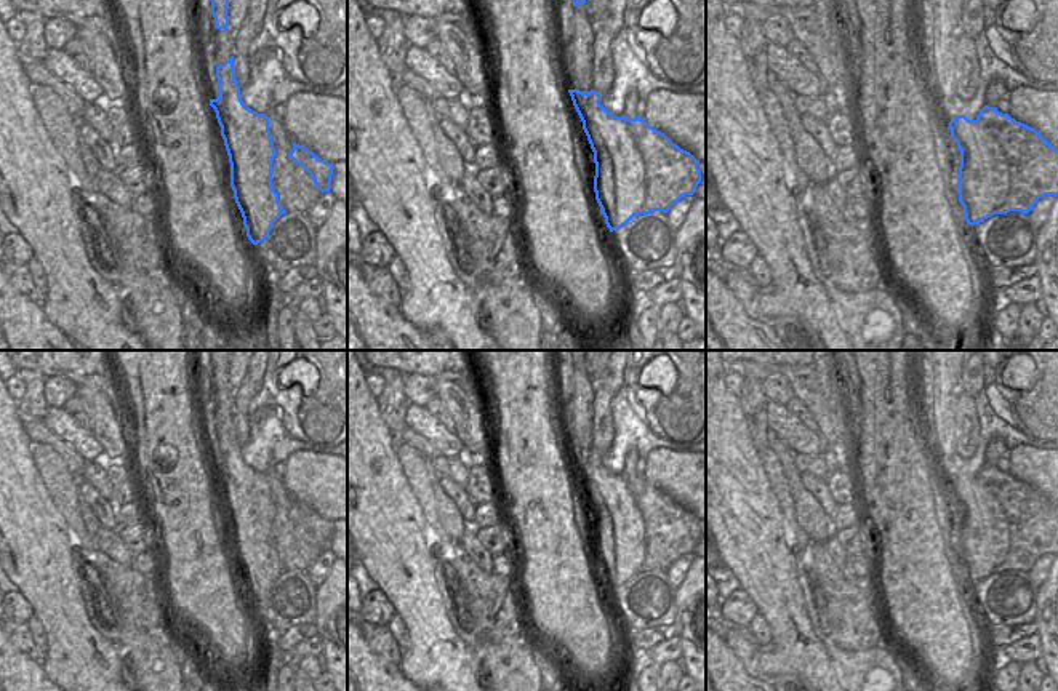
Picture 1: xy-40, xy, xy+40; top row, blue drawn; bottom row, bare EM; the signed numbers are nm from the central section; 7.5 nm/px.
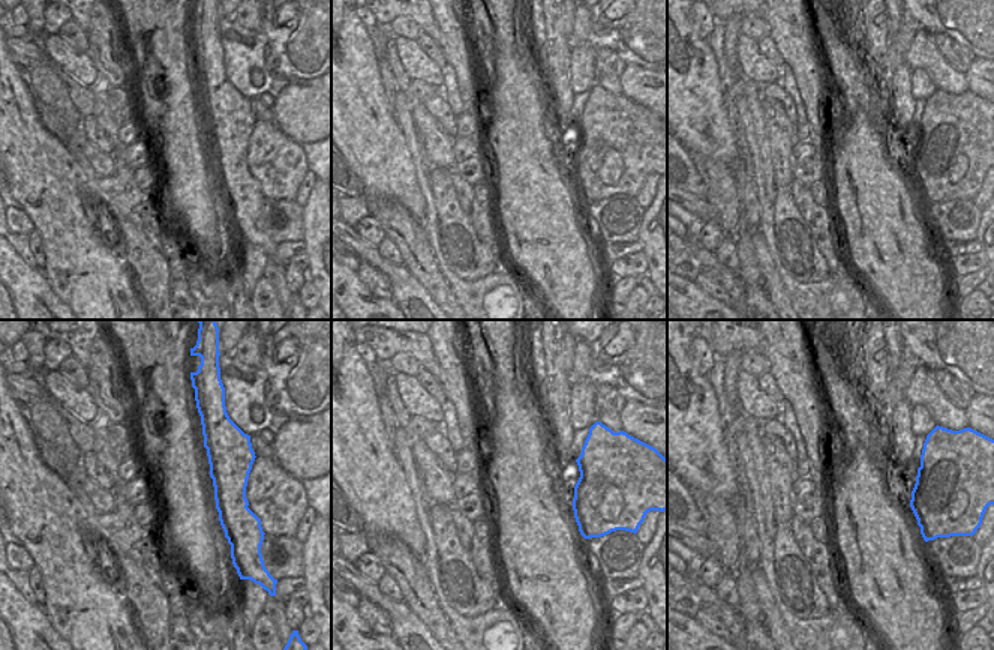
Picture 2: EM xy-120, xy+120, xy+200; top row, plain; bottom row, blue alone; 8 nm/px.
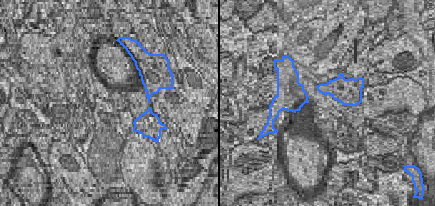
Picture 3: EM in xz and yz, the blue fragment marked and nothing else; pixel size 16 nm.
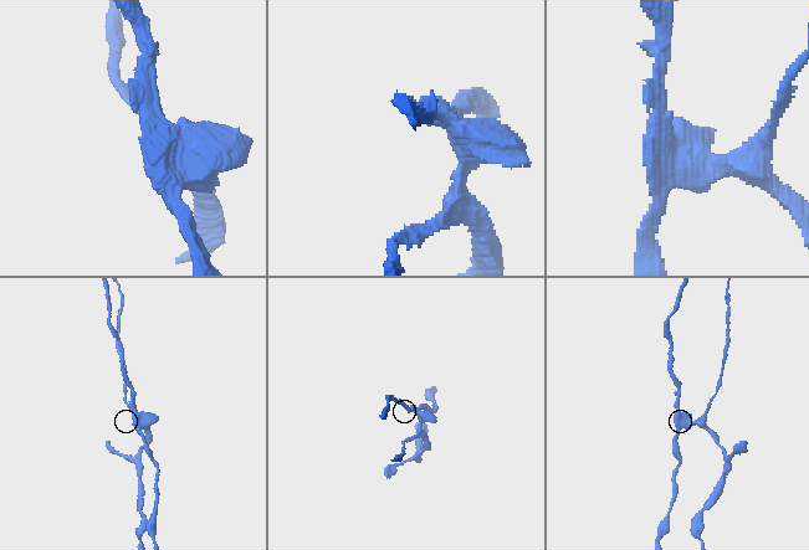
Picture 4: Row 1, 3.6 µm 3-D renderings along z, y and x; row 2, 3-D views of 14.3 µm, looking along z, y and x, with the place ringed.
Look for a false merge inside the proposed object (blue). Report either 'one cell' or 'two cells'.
two cells

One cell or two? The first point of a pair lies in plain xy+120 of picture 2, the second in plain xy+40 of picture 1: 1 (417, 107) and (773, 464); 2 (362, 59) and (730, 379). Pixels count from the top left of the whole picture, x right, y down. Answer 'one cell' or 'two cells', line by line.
1: two cells
2: two cells

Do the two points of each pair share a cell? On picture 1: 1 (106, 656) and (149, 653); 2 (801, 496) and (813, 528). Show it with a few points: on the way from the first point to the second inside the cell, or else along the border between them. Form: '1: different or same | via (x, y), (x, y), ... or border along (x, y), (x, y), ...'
1: different | border along (95, 629), (120, 645), (120, 667), (127, 674)
2: same | via (805, 504), (813, 520)

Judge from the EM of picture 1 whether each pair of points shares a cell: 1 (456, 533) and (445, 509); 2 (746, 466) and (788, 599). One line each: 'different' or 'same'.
1: same
2: same

